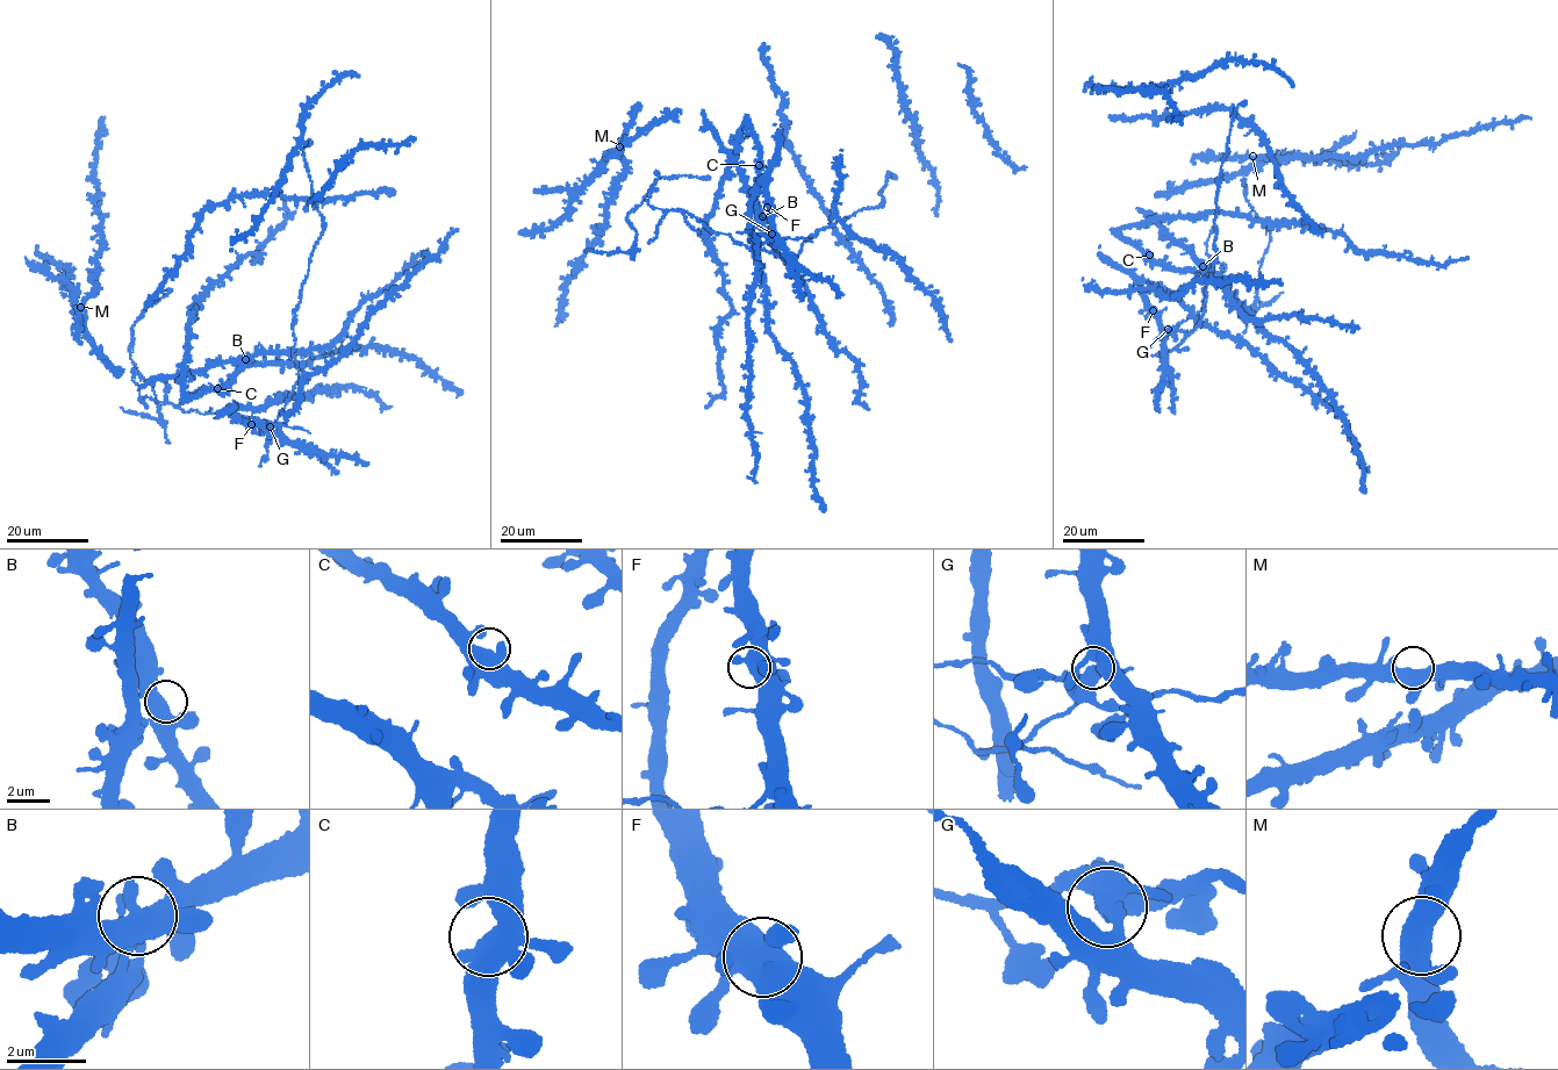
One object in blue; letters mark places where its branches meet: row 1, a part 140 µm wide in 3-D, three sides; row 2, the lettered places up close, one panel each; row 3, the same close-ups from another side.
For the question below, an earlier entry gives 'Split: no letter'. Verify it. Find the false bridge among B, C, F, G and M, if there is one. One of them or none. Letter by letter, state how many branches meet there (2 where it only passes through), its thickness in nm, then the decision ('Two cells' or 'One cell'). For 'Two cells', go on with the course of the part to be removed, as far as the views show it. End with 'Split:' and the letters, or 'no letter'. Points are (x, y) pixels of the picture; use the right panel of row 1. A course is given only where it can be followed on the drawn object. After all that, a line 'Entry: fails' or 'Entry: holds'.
B: Branches: 3. Thickness 440 nm. One cell
C: Branches: 3. Thickness 400 nm. One cell
F: Branches: 3. Thickness 440 nm. One cell
G: Branches: 3. Thickness 360 nm. Two cells. Course of the part to remove: (1169, 329), (1194, 331), (1205, 307), (1203, 289), (1225, 271), (1207, 253), (1215, 227)
M: Branches: 3. Thickness 480 nm. One cell
Split: G
Entry: fails

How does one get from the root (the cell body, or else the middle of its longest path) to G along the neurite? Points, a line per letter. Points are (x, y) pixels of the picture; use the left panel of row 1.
G: (251, 424), (268, 429), (271, 426)

